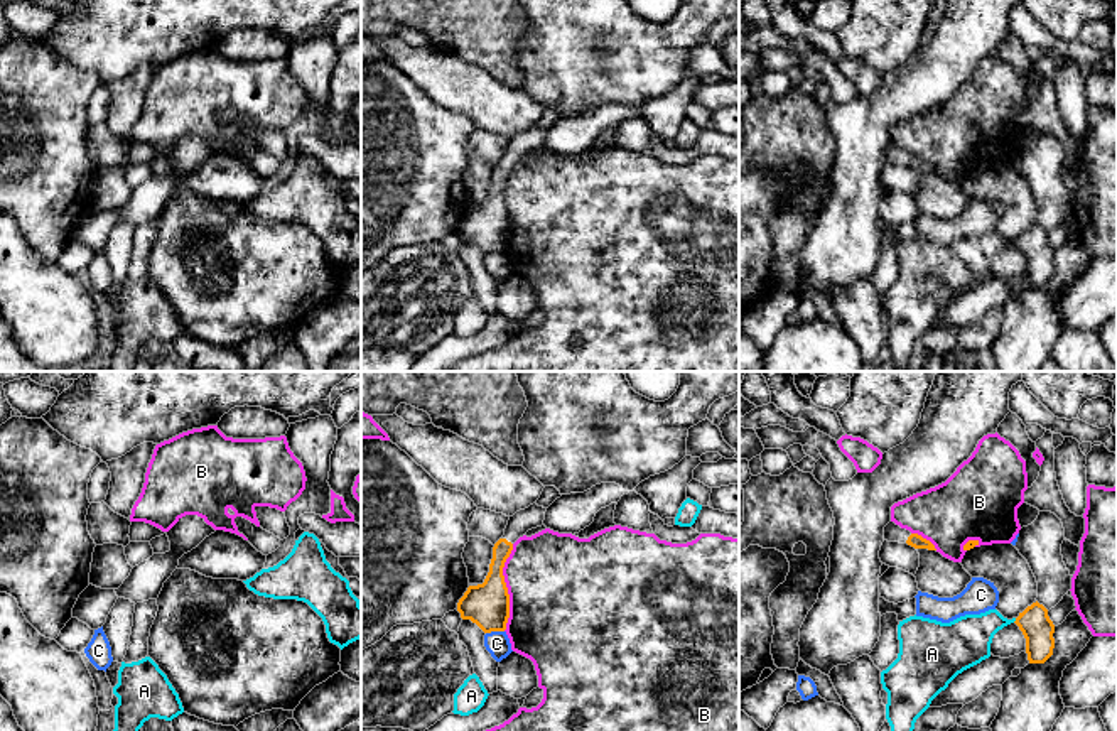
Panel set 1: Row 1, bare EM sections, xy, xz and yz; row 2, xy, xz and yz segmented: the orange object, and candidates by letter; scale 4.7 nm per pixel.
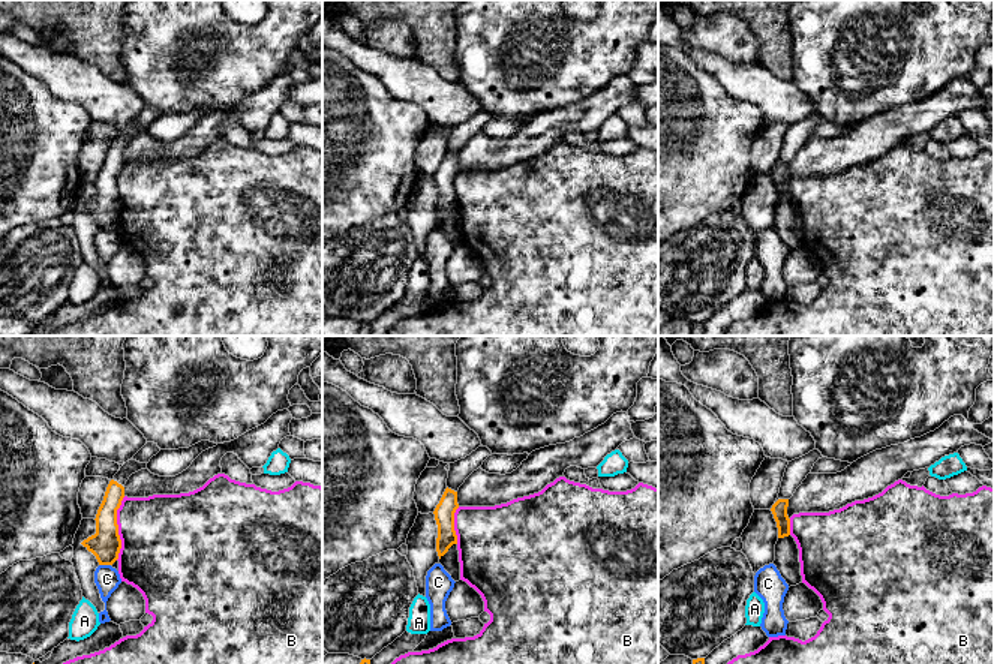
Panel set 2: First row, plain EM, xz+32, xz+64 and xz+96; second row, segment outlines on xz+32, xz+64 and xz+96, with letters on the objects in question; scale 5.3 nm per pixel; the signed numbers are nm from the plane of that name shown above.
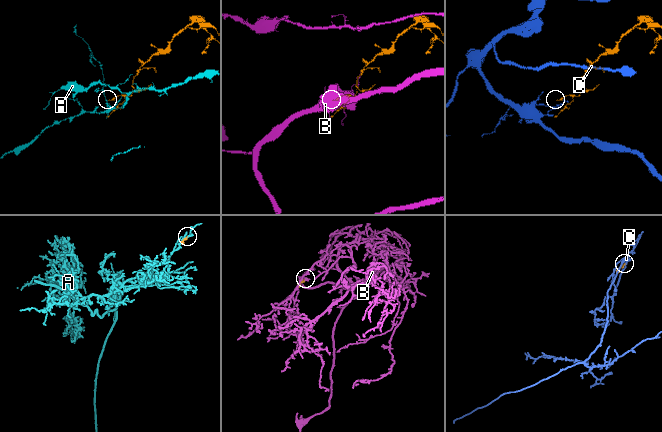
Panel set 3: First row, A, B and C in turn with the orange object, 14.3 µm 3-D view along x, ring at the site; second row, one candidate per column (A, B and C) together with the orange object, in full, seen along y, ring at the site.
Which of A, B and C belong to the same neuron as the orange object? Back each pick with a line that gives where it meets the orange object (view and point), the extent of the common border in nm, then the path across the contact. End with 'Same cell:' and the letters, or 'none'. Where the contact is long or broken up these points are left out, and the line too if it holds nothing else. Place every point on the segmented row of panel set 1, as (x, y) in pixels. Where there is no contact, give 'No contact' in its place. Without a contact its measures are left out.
Same cell: none

